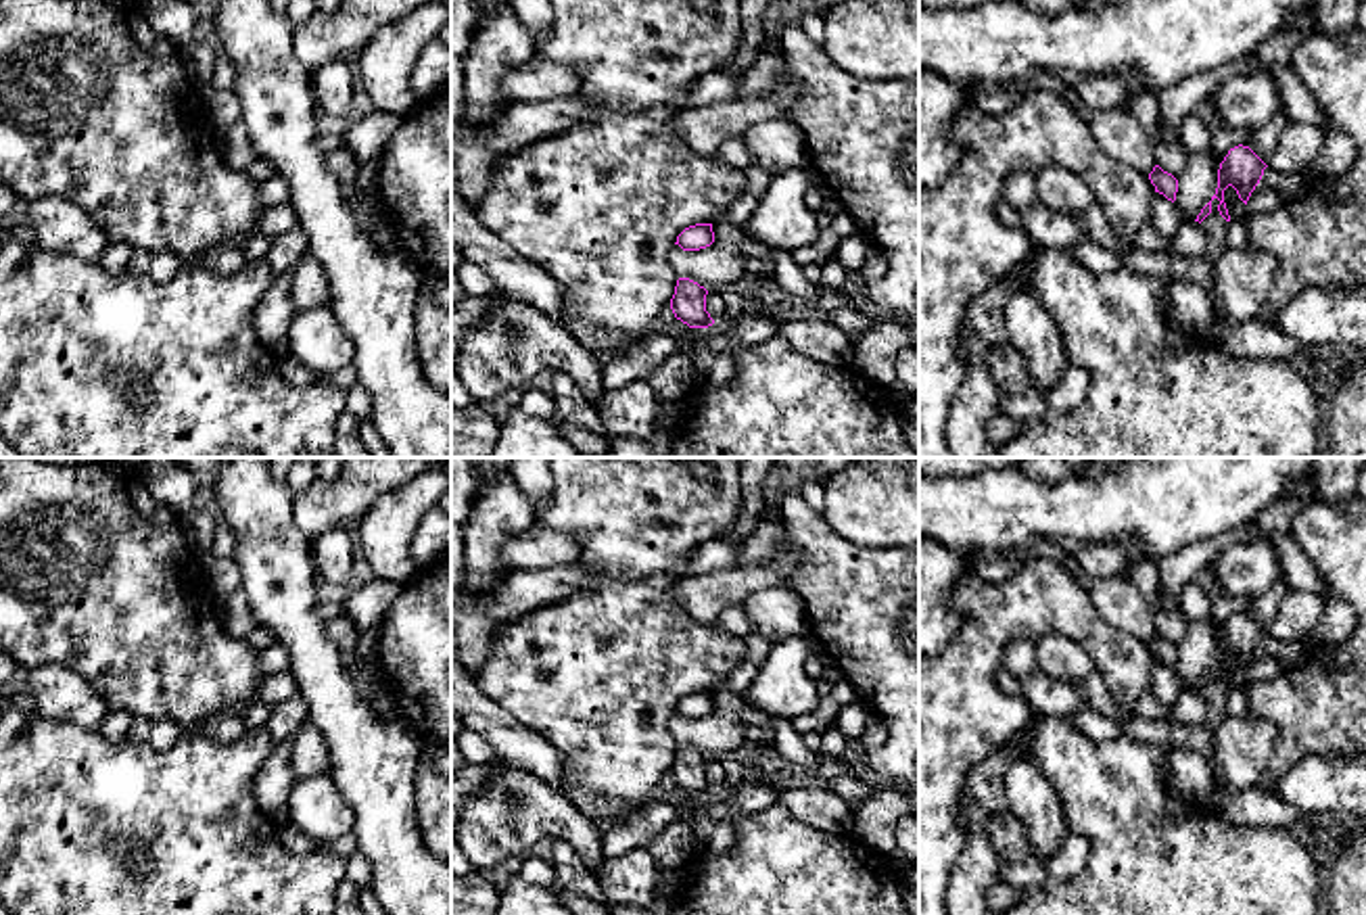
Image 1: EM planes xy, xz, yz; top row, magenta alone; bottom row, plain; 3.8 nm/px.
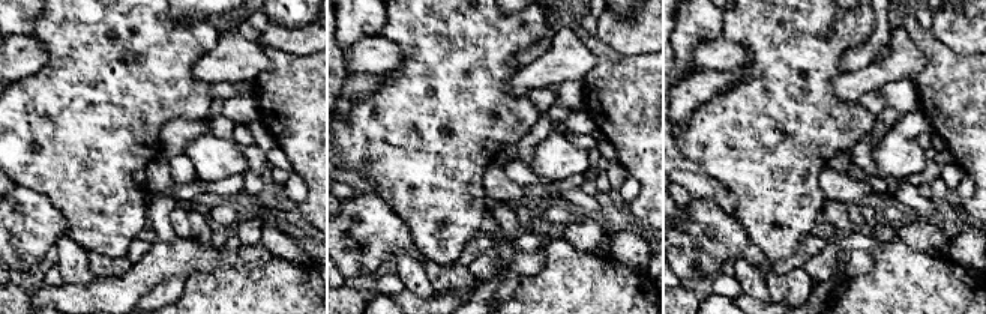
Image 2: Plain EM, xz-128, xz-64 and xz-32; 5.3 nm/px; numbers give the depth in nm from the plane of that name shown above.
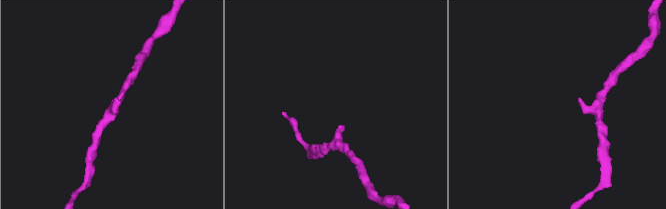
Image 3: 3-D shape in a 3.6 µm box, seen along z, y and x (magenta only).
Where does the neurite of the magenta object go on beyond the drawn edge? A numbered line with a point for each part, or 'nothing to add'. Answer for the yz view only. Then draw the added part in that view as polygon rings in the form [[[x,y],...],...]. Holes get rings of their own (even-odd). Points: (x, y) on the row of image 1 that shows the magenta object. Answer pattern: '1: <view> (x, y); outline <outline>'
nothing to add

